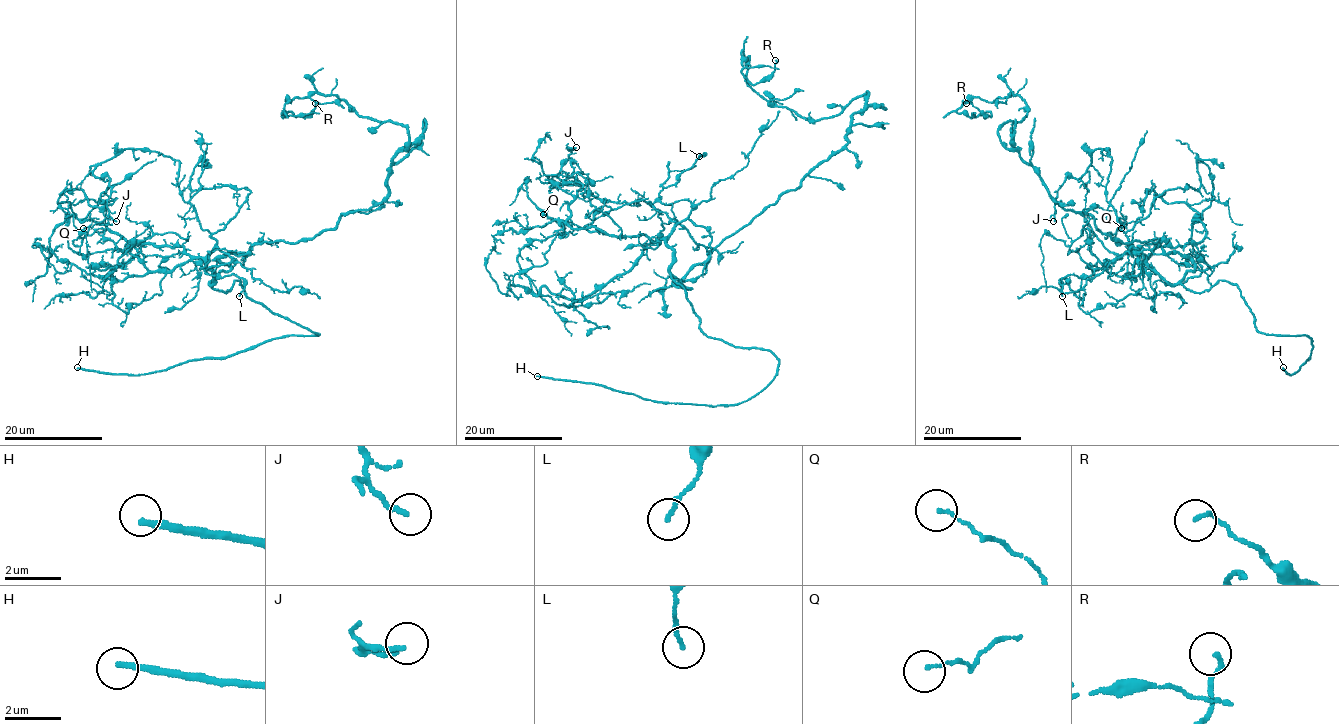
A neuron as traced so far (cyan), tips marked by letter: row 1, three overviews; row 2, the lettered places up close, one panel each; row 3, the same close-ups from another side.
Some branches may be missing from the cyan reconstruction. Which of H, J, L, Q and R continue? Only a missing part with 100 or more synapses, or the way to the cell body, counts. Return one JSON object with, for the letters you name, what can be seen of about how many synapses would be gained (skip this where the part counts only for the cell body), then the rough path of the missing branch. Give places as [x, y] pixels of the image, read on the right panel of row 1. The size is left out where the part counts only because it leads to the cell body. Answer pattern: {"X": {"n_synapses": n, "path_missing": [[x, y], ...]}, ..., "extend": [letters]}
{"H": {"path_missing": [[1283, 367], [1284, 357], [1293, 348]]}, "extend": ["H"]}

